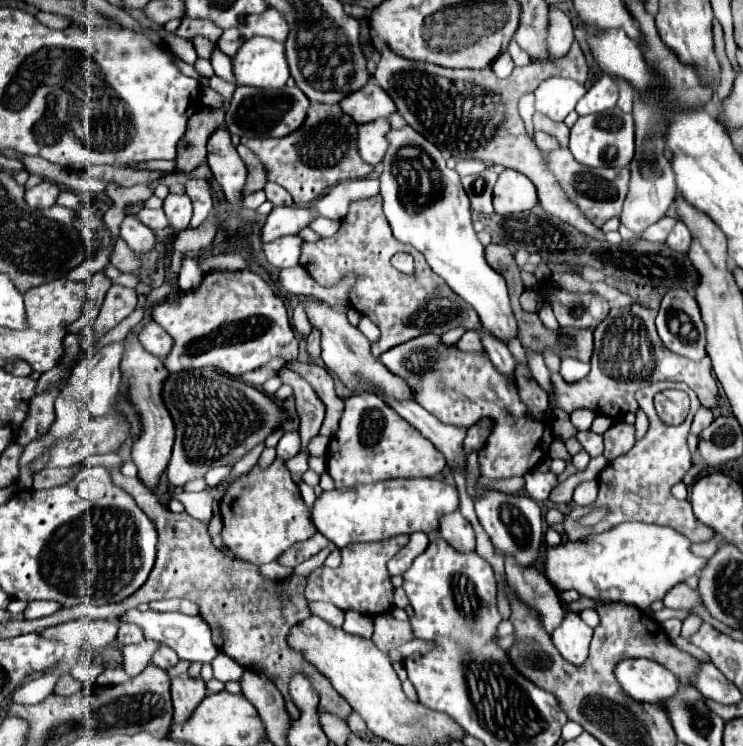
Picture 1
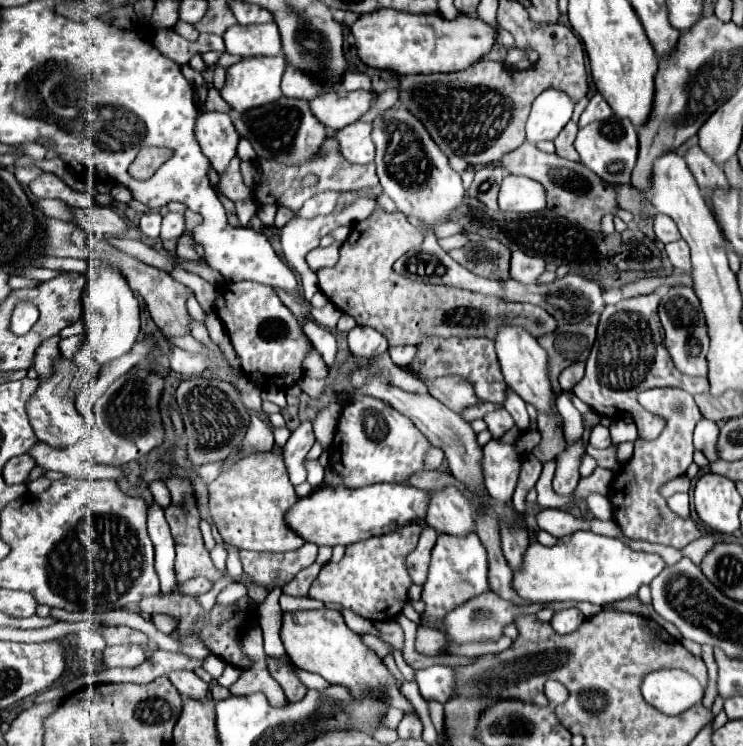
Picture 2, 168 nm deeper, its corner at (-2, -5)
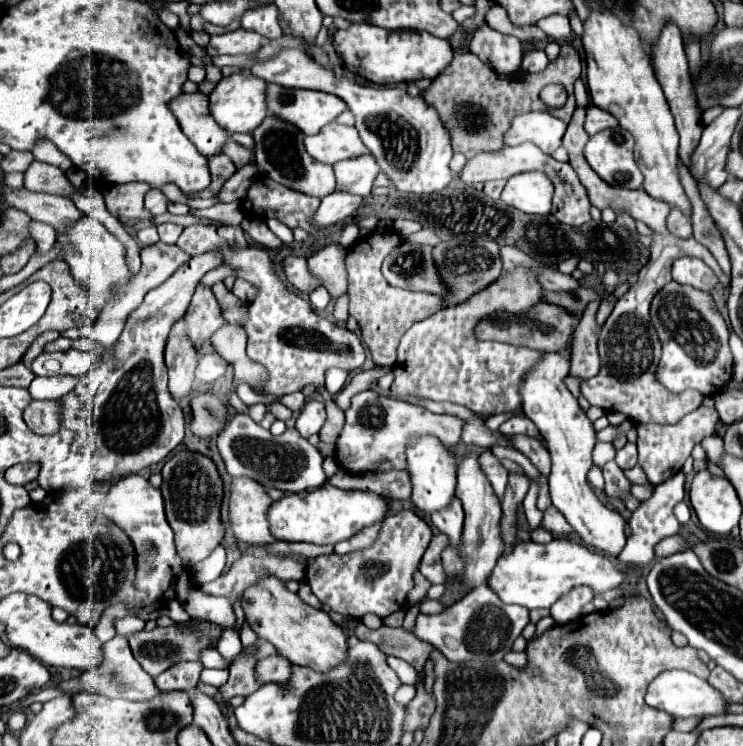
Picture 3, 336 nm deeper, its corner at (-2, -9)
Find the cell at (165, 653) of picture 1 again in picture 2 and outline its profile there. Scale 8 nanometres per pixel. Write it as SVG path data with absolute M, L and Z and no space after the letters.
M179 671L179 673L171 673L169 677L171 683L175 683L177 691L183 695L183 699L197 699L197 701L205 701L209 695L209 685L205 681L201 681L193 671Z

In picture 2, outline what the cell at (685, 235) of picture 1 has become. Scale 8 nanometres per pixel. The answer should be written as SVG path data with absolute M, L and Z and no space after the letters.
M679 239L675 243L667 243L665 245L665 251L669 255L669 261L671 265L677 269L677 271L683 271L683 273L691 273L691 259L689 259L689 245Z

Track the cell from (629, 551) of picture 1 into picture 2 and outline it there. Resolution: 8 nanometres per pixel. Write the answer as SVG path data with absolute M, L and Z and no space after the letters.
M573 531L559 537L555 545L543 547L531 543L523 555L523 565L513 573L511 587L529 603L553 601L589 601L595 605L627 599L637 595L641 583L649 585L665 567L665 561L655 553L633 551L619 539L597 535L593 531Z

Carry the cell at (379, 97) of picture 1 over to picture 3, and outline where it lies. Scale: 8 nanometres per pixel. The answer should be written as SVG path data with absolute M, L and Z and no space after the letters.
M275 83L267 87L267 103L273 115L303 129L305 135L319 133L323 125L333 123L347 109L347 105L331 93L285 89Z

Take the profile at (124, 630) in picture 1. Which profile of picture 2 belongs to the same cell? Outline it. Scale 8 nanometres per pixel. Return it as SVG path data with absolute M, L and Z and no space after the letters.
M139 645L105 647L105 651L103 651L105 667L137 667L143 661L145 661L145 655Z

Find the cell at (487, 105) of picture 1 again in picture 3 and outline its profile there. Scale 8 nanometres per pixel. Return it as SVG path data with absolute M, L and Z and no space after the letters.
M565 43L561 45L561 53L549 61L547 69L541 73L513 73L513 75L499 75L483 61L471 53L467 55L457 55L455 61L421 93L421 97L431 105L437 113L439 119L443 121L445 129L449 131L451 137L451 147L455 153L463 153L467 159L485 153L485 151L497 151L505 147L505 133L511 127L511 121L517 115L537 111L539 107L547 107L539 93L545 85L559 83L567 89L569 99L563 107L549 107L557 109L557 115L563 117L567 123L575 111L575 97L573 97L573 85L581 77L581 53Z

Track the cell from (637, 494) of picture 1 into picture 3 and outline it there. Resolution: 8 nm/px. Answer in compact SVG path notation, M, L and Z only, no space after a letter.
M699 407L691 413L687 413L681 421L675 425L655 425L655 423L645 423L637 425L637 449L639 449L639 465L643 467L647 479L651 485L659 485L673 477L675 473L681 471L685 459L691 455L691 449L707 435L715 433L715 425L719 421L719 415L715 409L709 407Z

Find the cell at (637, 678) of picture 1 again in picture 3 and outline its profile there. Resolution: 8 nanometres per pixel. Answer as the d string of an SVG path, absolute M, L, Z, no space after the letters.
M665 671L665 673L657 675L647 689L645 703L649 707L661 709L673 717L693 717L693 715L709 717L709 715L723 713L723 707L725 707L721 693L715 691L707 681L699 679L697 675L693 675L689 671Z

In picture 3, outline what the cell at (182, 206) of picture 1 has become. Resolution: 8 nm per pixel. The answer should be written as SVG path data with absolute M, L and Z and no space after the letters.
M161 223L161 225L157 225L157 231L159 231L159 239L163 243L177 243L183 227L177 223Z

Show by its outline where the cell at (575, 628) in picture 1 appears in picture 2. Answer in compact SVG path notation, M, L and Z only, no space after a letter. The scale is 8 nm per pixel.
M567 609L567 611L559 611L559 613L555 613L553 615L553 619L551 619L551 627L559 633L559 635L563 635L563 633L571 633L571 631L575 631L581 623L583 623L583 613L579 611L579 609Z

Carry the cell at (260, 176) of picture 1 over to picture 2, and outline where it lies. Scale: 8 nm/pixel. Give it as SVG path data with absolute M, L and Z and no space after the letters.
M233 157L231 163L227 165L227 169L219 175L219 183L217 183L217 191L225 197L229 197L231 201L237 199L249 199L251 197L251 189L243 183L241 171L239 171L239 157Z

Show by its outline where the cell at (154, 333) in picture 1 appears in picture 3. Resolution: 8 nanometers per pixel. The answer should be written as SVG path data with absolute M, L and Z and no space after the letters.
M203 355L199 357L197 369L195 369L195 381L197 383L213 383L221 375L225 375L229 363L219 355Z

